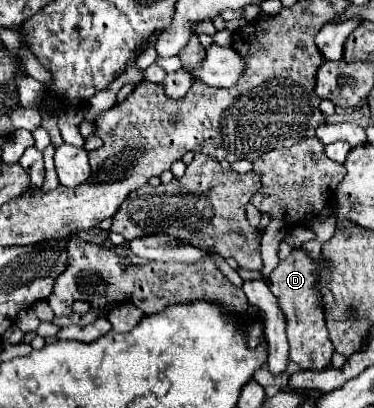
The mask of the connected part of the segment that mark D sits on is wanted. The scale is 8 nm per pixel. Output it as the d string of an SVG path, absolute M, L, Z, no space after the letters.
M292 249L292 253L278 263L278 267L268 277L270 291L276 295L282 313L286 317L286 335L290 343L290 361L294 361L302 371L324 371L330 365L334 347L328 339L322 295L318 291L318 275L326 269L328 263L318 257L314 259L304 249Z

